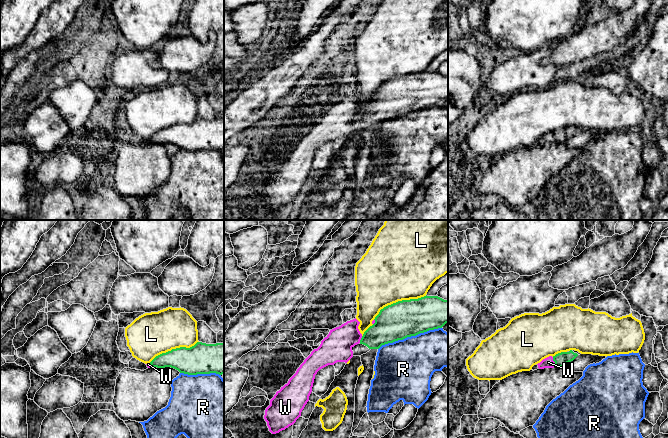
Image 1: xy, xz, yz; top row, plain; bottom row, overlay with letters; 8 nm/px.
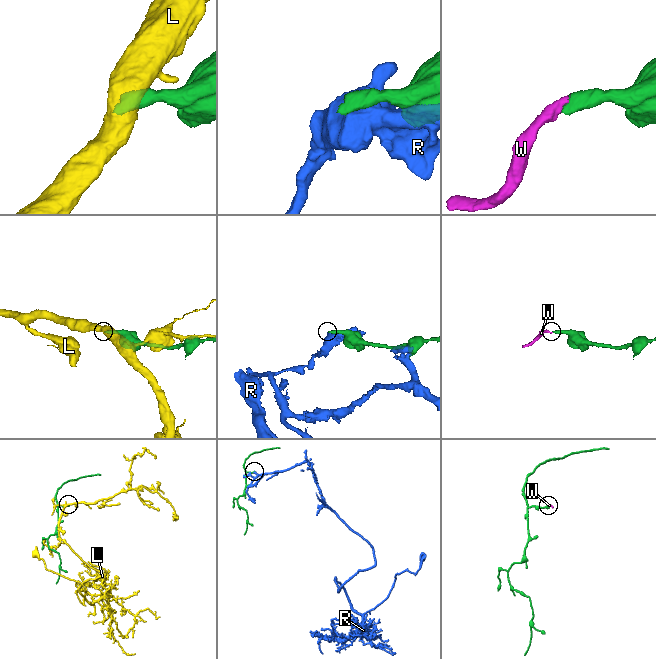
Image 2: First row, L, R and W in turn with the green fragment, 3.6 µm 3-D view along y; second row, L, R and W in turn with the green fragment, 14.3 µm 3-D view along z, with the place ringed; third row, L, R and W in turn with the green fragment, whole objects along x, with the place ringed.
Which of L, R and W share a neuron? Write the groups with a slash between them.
L / R / W

